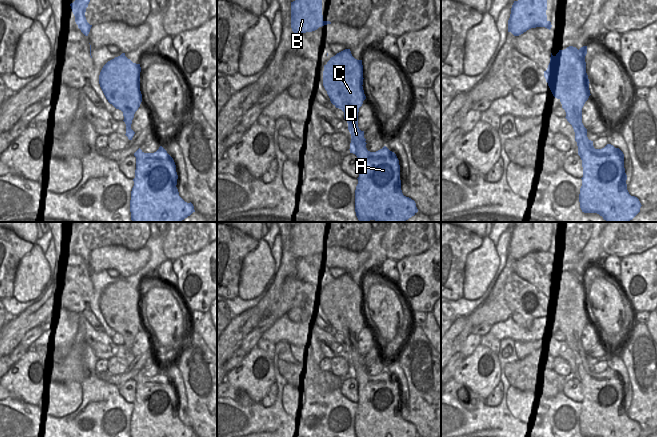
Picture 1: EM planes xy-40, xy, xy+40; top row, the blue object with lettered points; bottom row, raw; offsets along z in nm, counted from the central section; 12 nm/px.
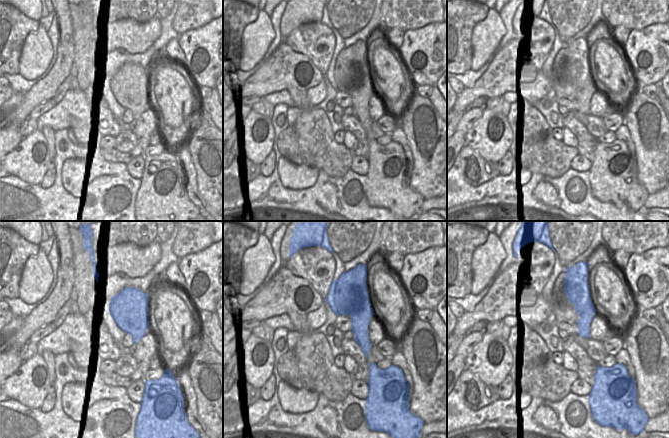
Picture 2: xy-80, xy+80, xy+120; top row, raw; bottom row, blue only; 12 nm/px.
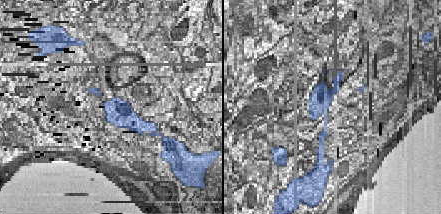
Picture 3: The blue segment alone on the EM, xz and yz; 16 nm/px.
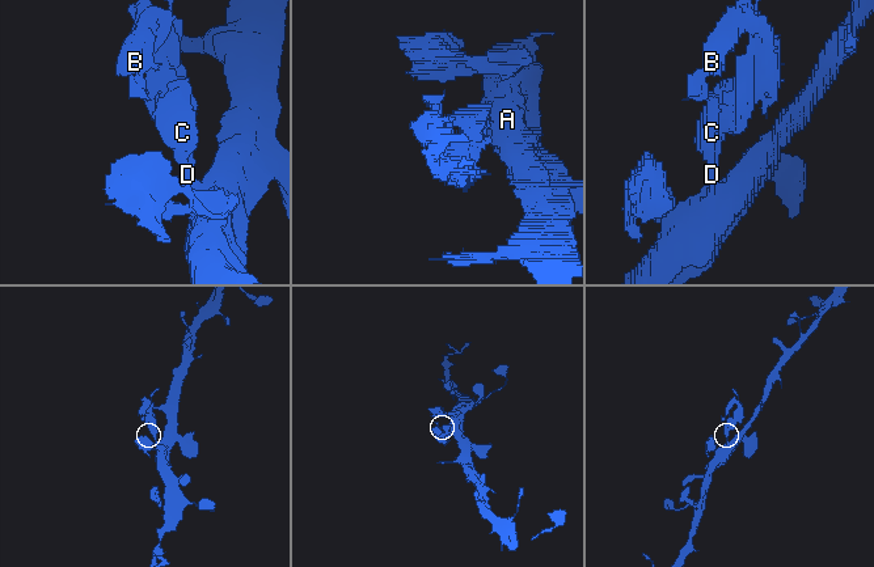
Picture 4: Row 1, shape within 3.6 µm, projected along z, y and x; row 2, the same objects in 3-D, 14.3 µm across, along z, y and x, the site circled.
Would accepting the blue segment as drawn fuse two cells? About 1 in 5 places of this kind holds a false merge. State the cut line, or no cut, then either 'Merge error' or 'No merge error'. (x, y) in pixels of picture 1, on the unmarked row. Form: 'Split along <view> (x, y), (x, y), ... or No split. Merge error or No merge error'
Split along xy (364, 364), (358, 367), (351, 367). Merge error.

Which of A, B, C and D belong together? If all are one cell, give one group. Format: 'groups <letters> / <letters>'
groups A / B C D

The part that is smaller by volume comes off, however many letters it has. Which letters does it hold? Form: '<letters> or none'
B, C, D

